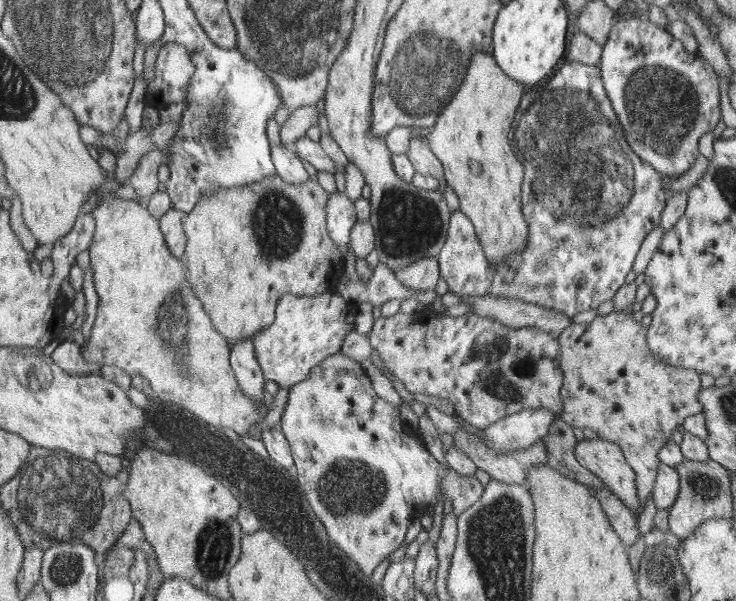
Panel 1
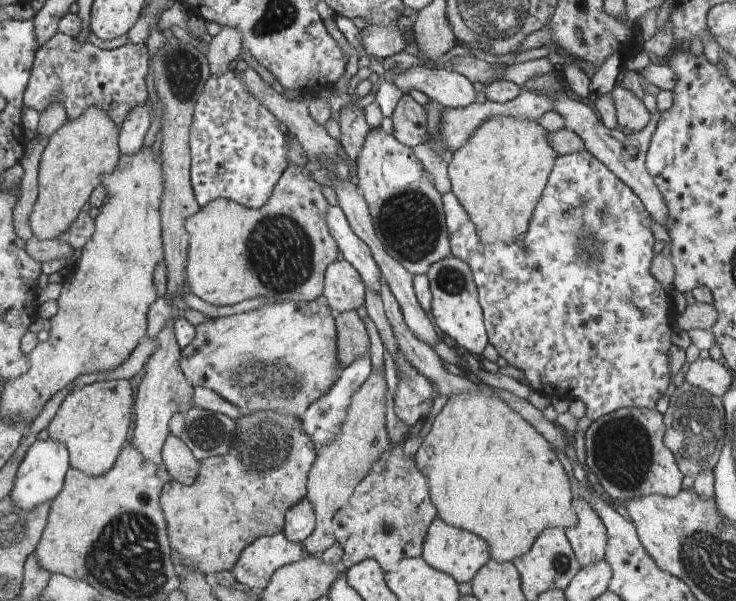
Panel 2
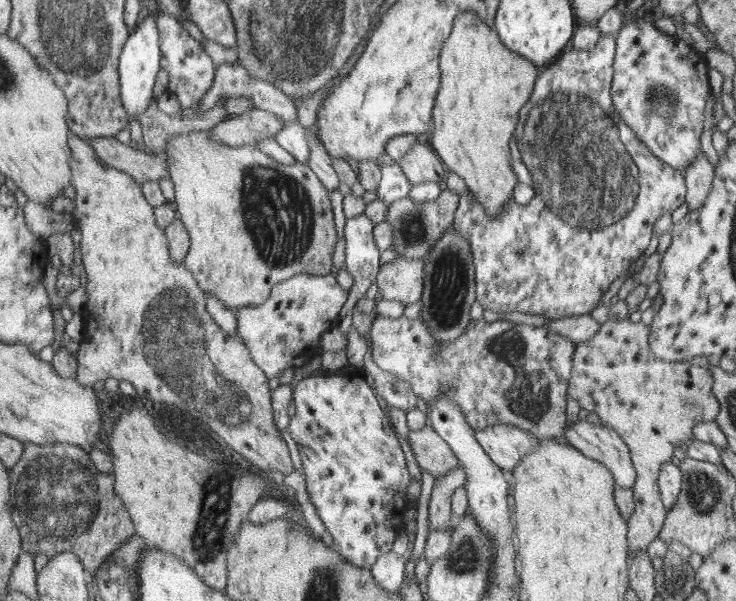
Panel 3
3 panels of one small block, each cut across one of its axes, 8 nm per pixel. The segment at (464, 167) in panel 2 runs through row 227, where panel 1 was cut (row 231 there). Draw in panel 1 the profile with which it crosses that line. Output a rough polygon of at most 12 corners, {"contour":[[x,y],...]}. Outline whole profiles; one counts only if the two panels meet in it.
{"contour":[[469,58],[426,138],[494,274],[523,252],[523,84]]}

